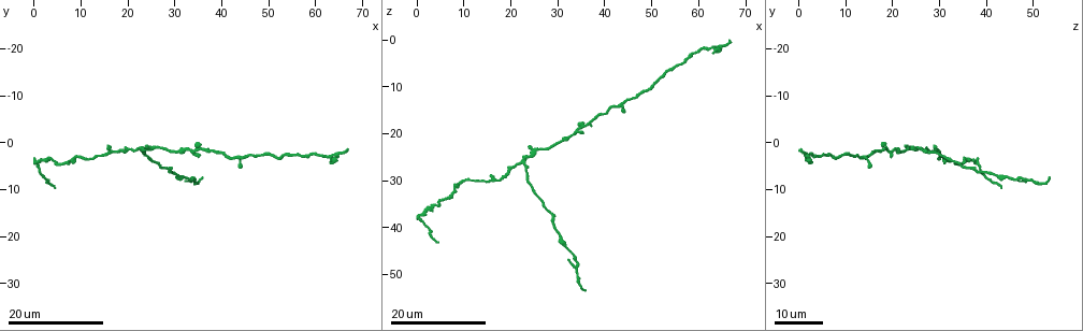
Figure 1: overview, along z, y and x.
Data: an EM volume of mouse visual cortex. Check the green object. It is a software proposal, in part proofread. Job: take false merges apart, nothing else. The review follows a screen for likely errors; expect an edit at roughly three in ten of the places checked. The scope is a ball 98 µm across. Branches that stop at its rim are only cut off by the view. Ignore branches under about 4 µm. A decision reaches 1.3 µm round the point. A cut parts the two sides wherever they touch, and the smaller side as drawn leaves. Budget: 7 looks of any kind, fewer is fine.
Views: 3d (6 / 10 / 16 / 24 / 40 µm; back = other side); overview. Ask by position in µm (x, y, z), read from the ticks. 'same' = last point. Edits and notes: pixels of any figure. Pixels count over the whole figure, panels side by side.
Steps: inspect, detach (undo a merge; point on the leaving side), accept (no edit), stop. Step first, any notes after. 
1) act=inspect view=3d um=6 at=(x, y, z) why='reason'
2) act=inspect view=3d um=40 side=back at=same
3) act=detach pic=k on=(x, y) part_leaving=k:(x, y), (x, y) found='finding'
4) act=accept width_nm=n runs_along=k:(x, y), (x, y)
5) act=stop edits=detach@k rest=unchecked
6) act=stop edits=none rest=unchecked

act=inspect view=3d um=16 at=(36.0, 1.5, 18.5)

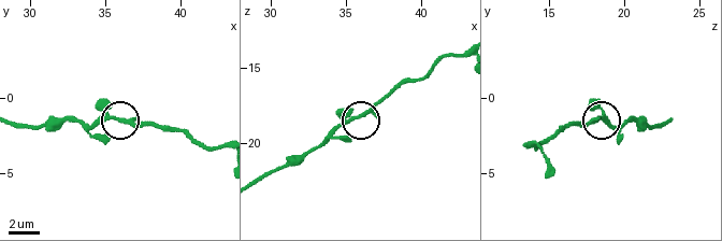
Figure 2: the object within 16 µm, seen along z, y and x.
act=inspect view=3d um=10 at=(36.0, 1.4, 18.2)

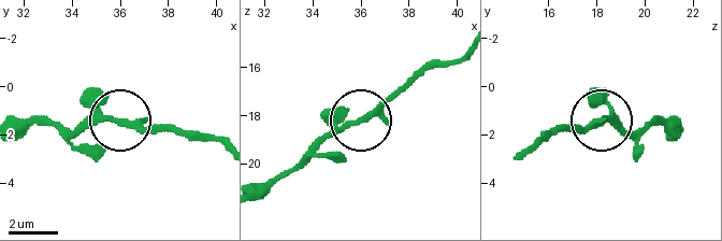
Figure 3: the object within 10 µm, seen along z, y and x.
act=accept width_nm=190 runs_along=3:(261, 194), (372, 113), (413, 72) found='all the same neuron'

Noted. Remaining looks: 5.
act=inspect view=3d um=24 at=(22.5, 1.0, 26.0) why='branch point'

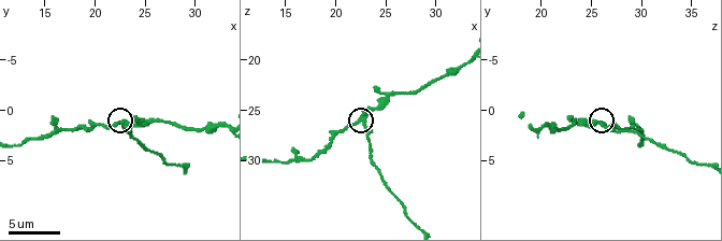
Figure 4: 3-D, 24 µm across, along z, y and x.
act=inspect view=3d um=10 at=(22.2, 1.0, 26.2)

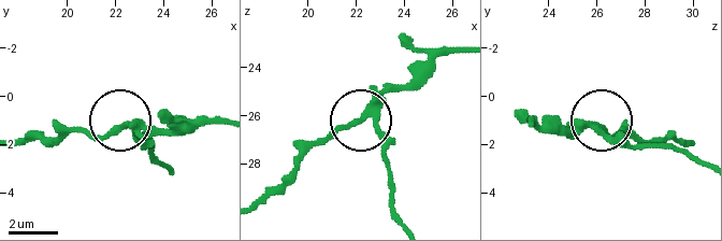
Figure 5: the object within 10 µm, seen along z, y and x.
act=detach pic=5 on=(379, 138) width_nm=260 part_leaving=5:(377, 108), (390, 198), (400, 223) found='two neurons meet here'

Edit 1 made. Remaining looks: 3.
act=inspect view=overview

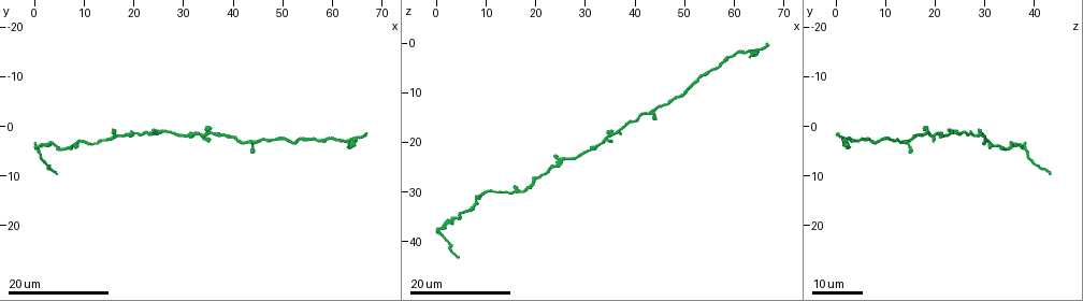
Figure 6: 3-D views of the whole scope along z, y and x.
act=inspect view=3d um=16 at=(25.5, 1.5, 23.0) why='thick turns thin'

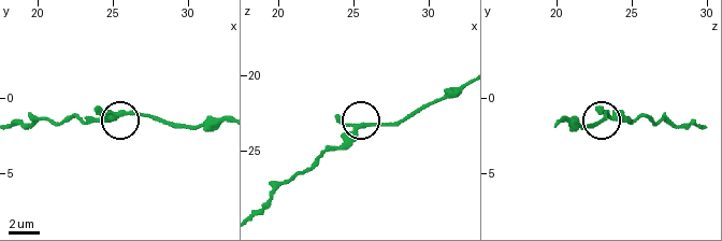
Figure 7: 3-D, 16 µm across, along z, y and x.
act=inspect view=3d um=6 at=(25.8, 1.0, 23.4)

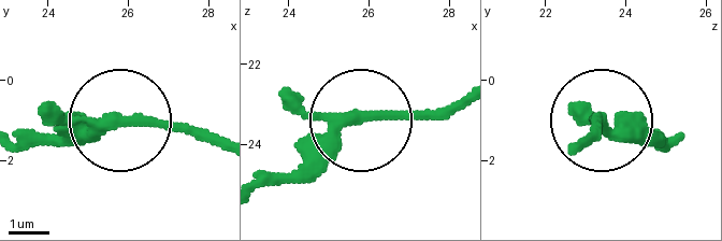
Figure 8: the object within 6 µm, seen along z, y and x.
act=accept arms=3 runs_along=8:(460, 95), (419, 116), (347, 119), (279, 184) found='one neuron here'

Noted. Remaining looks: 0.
act=stop edits=detach@5 rest=unchecked

